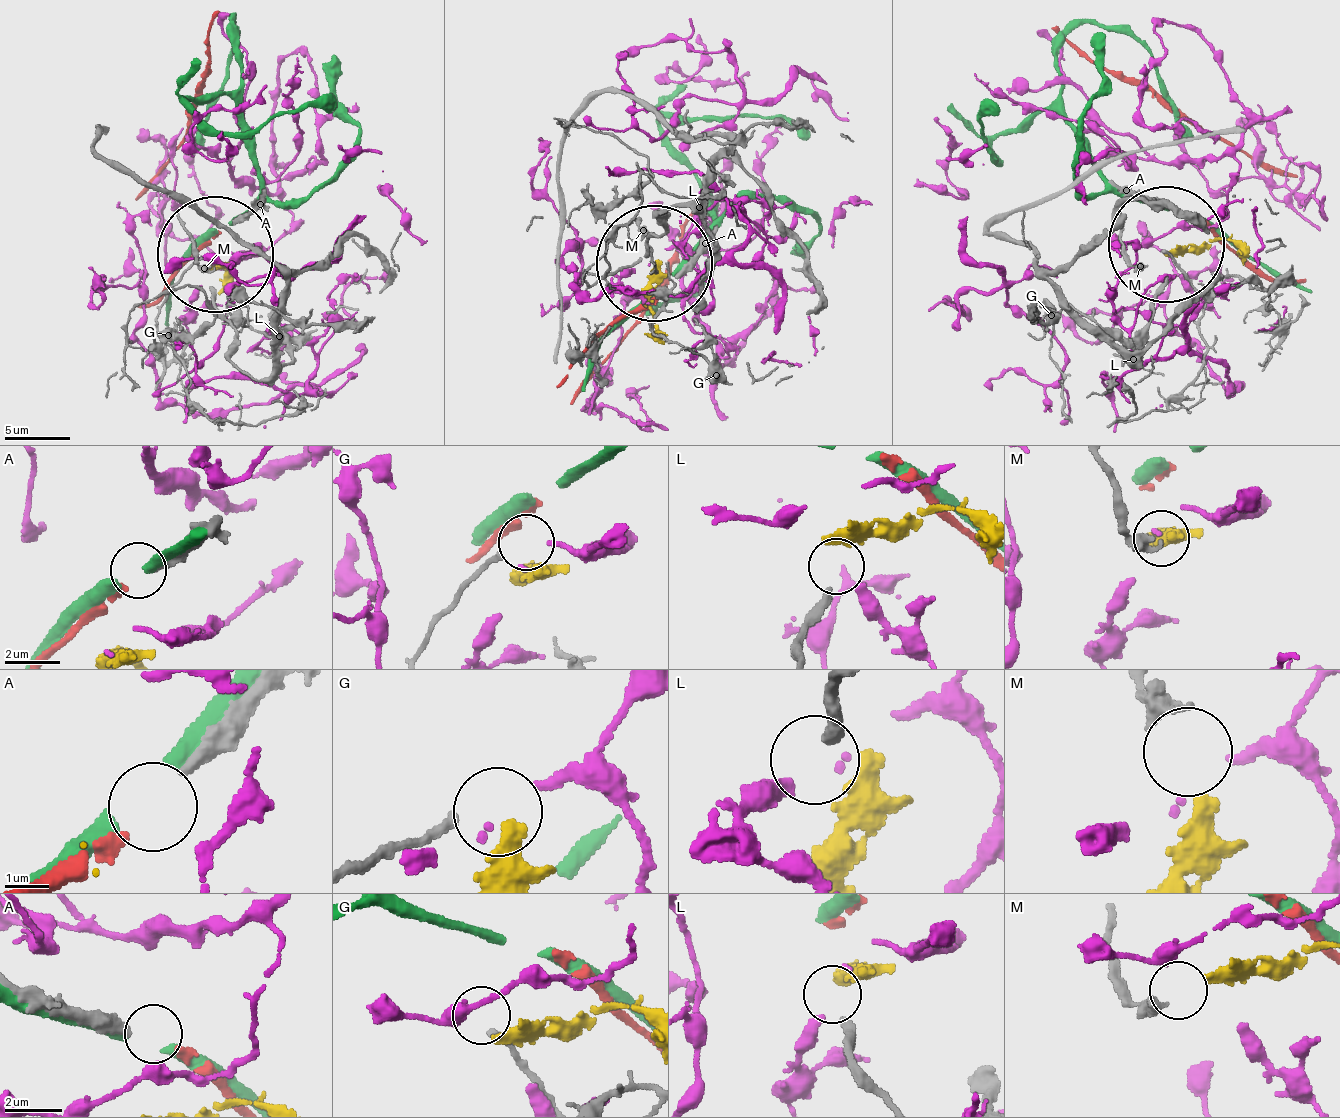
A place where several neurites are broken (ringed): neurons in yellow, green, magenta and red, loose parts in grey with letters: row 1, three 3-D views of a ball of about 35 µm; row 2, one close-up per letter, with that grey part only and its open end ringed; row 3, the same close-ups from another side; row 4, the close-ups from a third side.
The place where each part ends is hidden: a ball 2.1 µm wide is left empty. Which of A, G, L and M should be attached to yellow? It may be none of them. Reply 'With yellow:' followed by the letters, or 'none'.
With yellow: M

